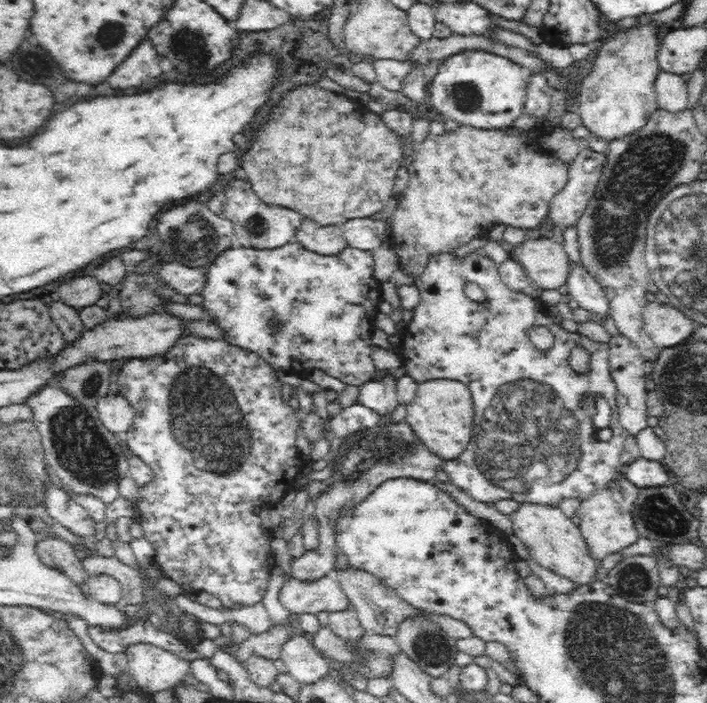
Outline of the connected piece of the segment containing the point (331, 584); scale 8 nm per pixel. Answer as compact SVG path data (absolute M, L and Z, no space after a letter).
M282 572L278 602L294 620L301 614L317 616L346 610L348 601L337 577L331 574L314 580L300 580L288 572Z

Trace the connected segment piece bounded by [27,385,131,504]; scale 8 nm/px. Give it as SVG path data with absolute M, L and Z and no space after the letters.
M53 385L42 388L27 404L34 408L31 422L42 432L48 461L74 495L94 496L105 504L120 498L120 482L131 477L129 456L120 440L104 426L97 408L74 402Z

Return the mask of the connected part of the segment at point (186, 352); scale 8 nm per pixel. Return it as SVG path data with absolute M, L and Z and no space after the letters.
M182 336L171 342L171 345L154 356L130 359L120 364L118 371L113 373L113 380L118 388L117 392L126 397L136 410L136 420L127 432L127 446L133 455L140 457L154 470L154 480L138 490L136 505L140 520L146 529L146 540L154 546L155 563L164 574L176 581L186 594L206 592L218 597L222 605L227 608L252 606L260 602L265 595L268 576L264 565L270 561L271 533L267 532L232 532L232 518L236 520L242 512L250 512L254 506L266 506L281 500L283 494L290 488L301 468L300 455L296 449L296 430L300 425L296 410L282 401L284 386L276 377L271 366L255 352L242 350L237 346L230 346L221 339L200 338L198 336Z

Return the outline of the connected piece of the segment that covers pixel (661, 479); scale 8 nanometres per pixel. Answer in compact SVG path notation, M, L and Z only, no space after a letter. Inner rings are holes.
M638 458L627 465L626 478L638 488L671 486L672 475L664 469L663 462Z

